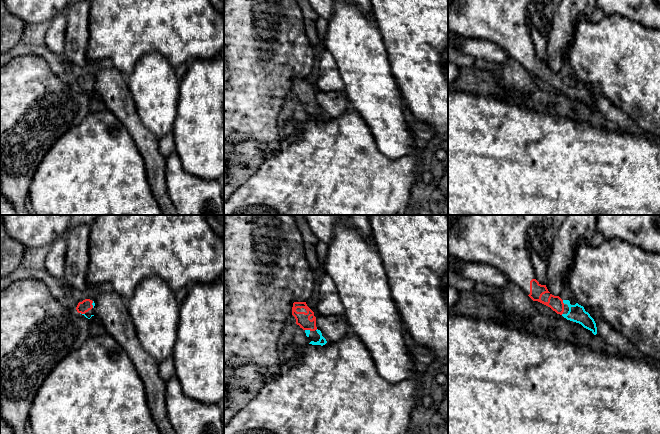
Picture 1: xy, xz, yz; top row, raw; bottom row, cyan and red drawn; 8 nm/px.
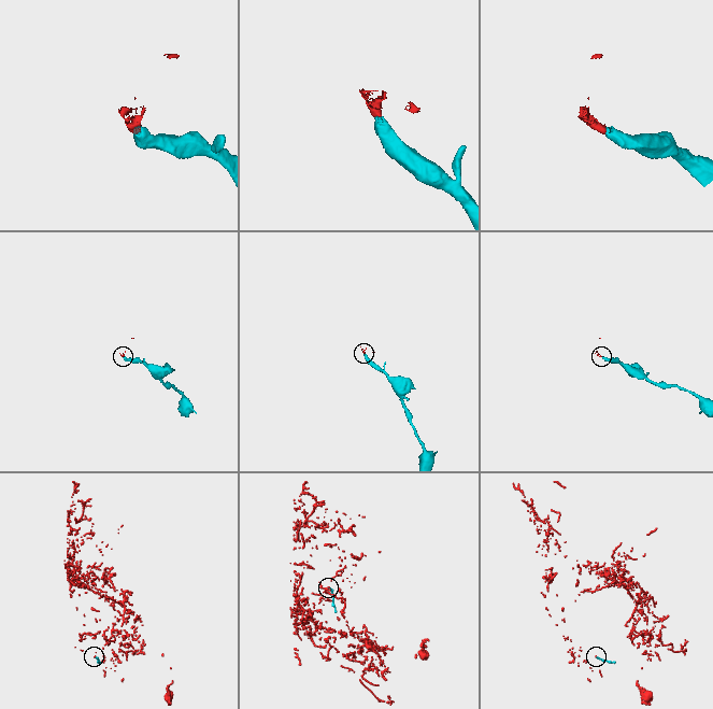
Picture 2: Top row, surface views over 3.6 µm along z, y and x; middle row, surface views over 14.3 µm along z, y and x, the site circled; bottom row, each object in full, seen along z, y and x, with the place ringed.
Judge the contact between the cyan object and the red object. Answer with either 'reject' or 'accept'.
accept

